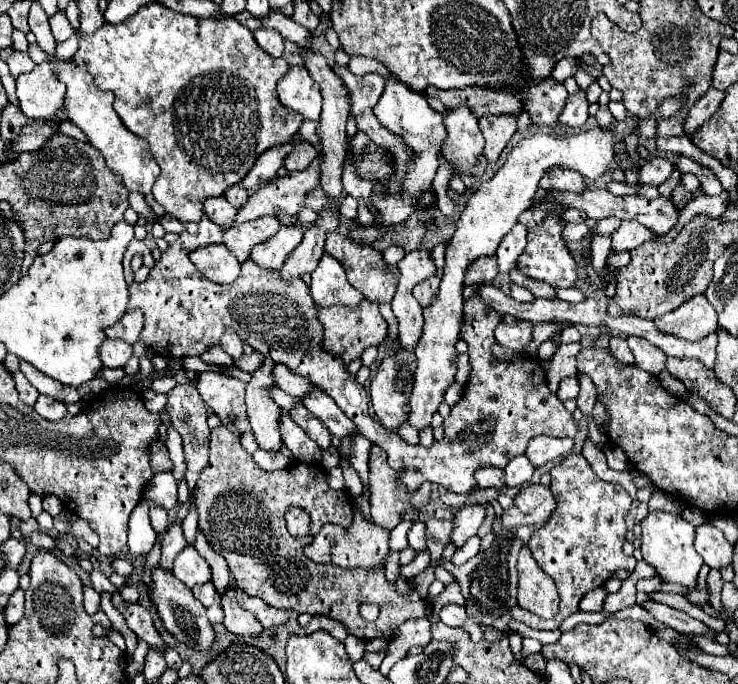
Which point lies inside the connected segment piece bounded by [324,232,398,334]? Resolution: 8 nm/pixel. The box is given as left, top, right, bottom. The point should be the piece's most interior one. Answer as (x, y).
(366, 272)

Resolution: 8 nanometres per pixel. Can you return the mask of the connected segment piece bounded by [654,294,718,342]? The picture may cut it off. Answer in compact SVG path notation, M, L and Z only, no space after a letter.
M704 294L690 298L684 306L672 310L672 314L664 314L662 318L654 320L654 324L662 332L676 334L692 342L702 336L708 336L718 328L716 310L708 306L708 298L704 298Z

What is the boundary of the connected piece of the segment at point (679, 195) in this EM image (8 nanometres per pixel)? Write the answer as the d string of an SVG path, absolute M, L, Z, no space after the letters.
M678 184L678 186L674 188L674 192L672 192L672 202L676 204L676 208L684 208L684 204L690 202L690 192L686 192L686 190L682 188L682 184Z

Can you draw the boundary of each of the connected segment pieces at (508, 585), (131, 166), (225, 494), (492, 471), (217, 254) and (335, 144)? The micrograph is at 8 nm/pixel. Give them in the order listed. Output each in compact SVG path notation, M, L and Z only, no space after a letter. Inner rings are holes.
M532 484L524 490L520 490L520 494L514 498L512 508L504 510L504 514L502 514L504 532L494 540L490 550L486 550L484 554L476 554L462 566L452 566L452 562L442 562L442 566L456 576L460 590L466 598L468 620L464 622L464 630L470 632L474 642L482 640L480 624L488 624L498 630L508 628L508 622L512 620L508 610L518 604L516 602L516 584L518 584L516 558L518 558L518 552L524 544L528 544L528 538L532 536L532 532L536 528L540 528L552 516L554 510L556 510L556 502L554 502L550 488L546 488L542 484Z
M52 54L52 56L48 56L48 62L52 62L52 68L54 68L56 76L68 88L66 96L64 96L64 110L66 110L68 120L72 124L76 124L88 136L88 140L90 140L90 144L94 148L100 150L100 154L104 156L104 160L106 160L108 168L112 170L112 174L122 178L122 184L124 184L126 190L150 194L156 178L160 176L160 166L152 158L148 142L138 138L136 134L132 134L120 122L120 116L112 108L114 94L98 90L92 76L90 76L90 72L88 72L88 68L84 64L76 64L74 58L58 60L56 54Z
M218 426L210 434L210 460L208 466L202 470L198 484L196 484L196 506L198 506L198 526L206 534L210 546L226 558L230 572L236 580L236 586L244 590L248 596L262 598L268 606L274 608L292 608L296 612L308 612L308 614L324 614L328 618L334 618L342 622L348 632L360 640L374 640L384 638L392 640L396 630L408 620L408 618L426 618L428 606L424 598L416 590L410 590L408 594L398 594L396 586L386 580L386 574L382 566L376 570L364 570L364 568L340 568L334 564L316 564L310 558L304 556L304 544L306 540L290 536L286 522L284 522L284 510L288 504L304 508L312 518L312 532L320 532L324 524L338 524L348 526L352 524L352 500L344 490L332 490L326 484L324 470L308 464L290 464L284 470L276 472L264 472L250 454L244 452L240 446L240 438L232 434L226 426ZM362 602L372 602L380 608L380 618L376 622L366 622L358 614L358 606Z
M484 468L484 470L478 470L474 474L474 478L478 482L478 488L496 488L496 490L504 490L506 488L504 470L500 470L500 468Z
M210 244L190 252L190 262L210 282L232 284L240 274L240 262L224 244Z
M308 50L306 52L306 62L304 66L308 68L308 72L312 74L312 78L318 82L320 86L320 92L322 92L322 98L324 98L324 106L322 106L322 116L320 116L320 128L318 128L318 134L322 138L322 146L320 146L320 152L324 156L324 162L322 162L322 190L326 192L326 196L330 198L336 198L340 196L342 192L342 180L340 180L340 174L342 174L342 164L344 164L344 156L346 156L346 120L348 120L348 102L346 102L346 88L342 84L342 78L336 76L332 72L332 68L326 64L324 56L318 54L318 52L312 52Z

